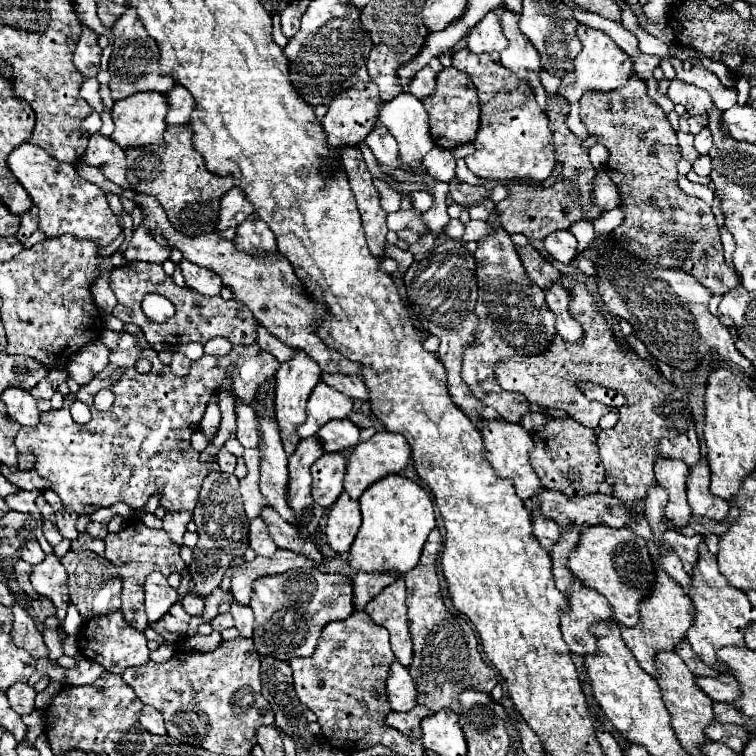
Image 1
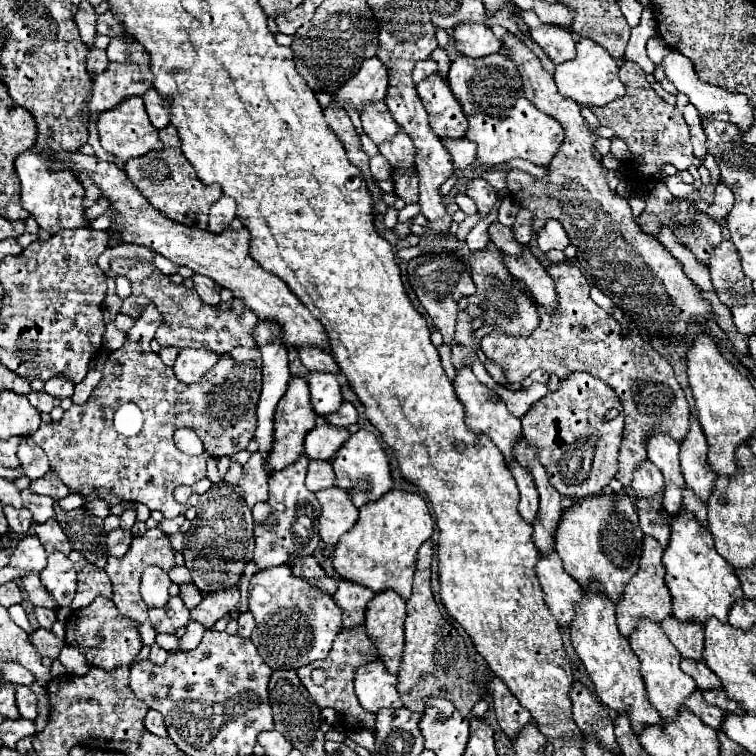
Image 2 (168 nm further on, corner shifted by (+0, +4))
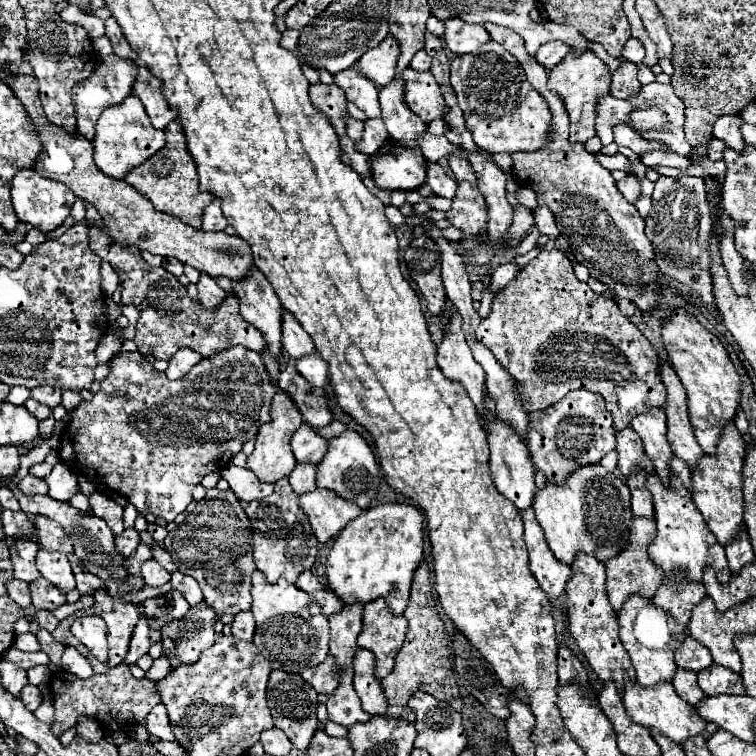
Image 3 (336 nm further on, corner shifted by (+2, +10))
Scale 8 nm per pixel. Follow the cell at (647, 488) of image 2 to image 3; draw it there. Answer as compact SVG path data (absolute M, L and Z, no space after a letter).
M628 427L616 433L616 453L618 453L618 469L622 471L622 475L630 475L636 471L638 467L638 459L644 455L644 447L642 441L638 437L638 433Z

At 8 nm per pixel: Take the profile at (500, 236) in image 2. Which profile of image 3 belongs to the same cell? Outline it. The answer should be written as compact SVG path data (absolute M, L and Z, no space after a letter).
M460 181L446 219L466 237L478 235L482 229L486 229L486 203L482 193L472 189L470 183Z

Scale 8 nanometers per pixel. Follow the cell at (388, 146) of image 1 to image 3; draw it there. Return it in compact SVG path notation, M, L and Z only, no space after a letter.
M356 65L336 73L334 83L346 91L346 99L362 109L366 117L380 117L378 85L374 85L374 81L368 81L368 77L364 77Z

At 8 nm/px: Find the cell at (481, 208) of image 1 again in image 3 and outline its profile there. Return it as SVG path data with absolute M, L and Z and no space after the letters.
M428 163L428 175L426 175L426 181L428 185L434 189L434 193L438 197L446 197L446 199L452 199L454 193L456 193L456 181L450 179L442 167L438 163Z

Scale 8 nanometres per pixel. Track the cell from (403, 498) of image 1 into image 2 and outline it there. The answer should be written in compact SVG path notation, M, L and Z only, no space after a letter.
M390 489L378 501L360 507L360 517L350 533L346 533L334 551L334 569L342 579L362 583L374 593L394 589L404 599L412 591L412 575L418 547L434 533L434 519L426 501L412 491Z

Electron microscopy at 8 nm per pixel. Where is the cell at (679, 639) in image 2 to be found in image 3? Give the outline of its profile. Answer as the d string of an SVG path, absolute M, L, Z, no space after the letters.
M678 569L672 579L666 579L666 577L662 579L662 585L656 591L652 601L658 607L672 613L676 621L688 625L692 609L704 599L704 595L706 595L704 585L700 581L688 579L684 569Z

